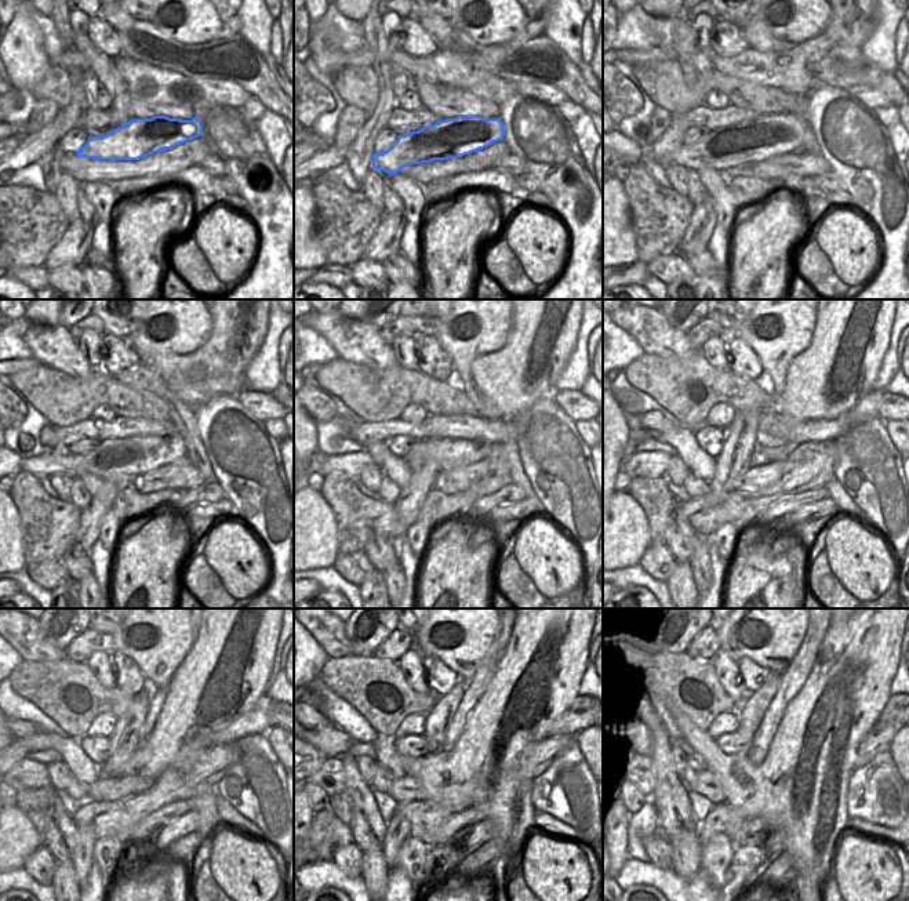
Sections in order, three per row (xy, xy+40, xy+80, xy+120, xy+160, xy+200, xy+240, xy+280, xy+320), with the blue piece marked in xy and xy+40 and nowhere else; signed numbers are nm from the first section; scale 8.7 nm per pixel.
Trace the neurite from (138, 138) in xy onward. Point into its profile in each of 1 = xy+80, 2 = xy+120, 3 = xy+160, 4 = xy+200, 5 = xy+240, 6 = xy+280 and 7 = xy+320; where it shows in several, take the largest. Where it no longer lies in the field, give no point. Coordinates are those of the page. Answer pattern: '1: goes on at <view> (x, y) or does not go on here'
1: goes on at xy+80 (755, 141)
2: goes on at xy+120 (130, 457)
3: goes on at xy+160 (431, 457)
4: goes on at xy+200 (643, 464)
5: goes on at xy+240 (26, 774)
6: goes on at xy+280 (331, 777)
7: goes on at xy+320 (636, 776)

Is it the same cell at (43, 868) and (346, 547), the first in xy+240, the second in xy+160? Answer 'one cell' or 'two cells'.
two cells

